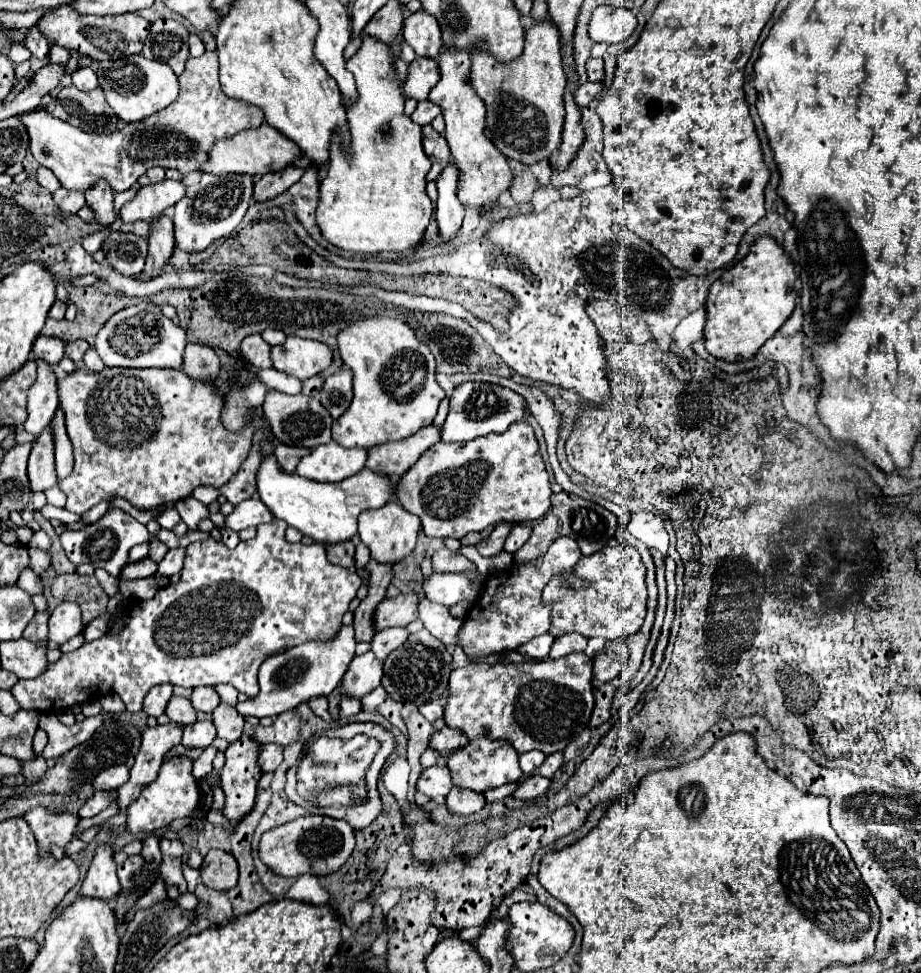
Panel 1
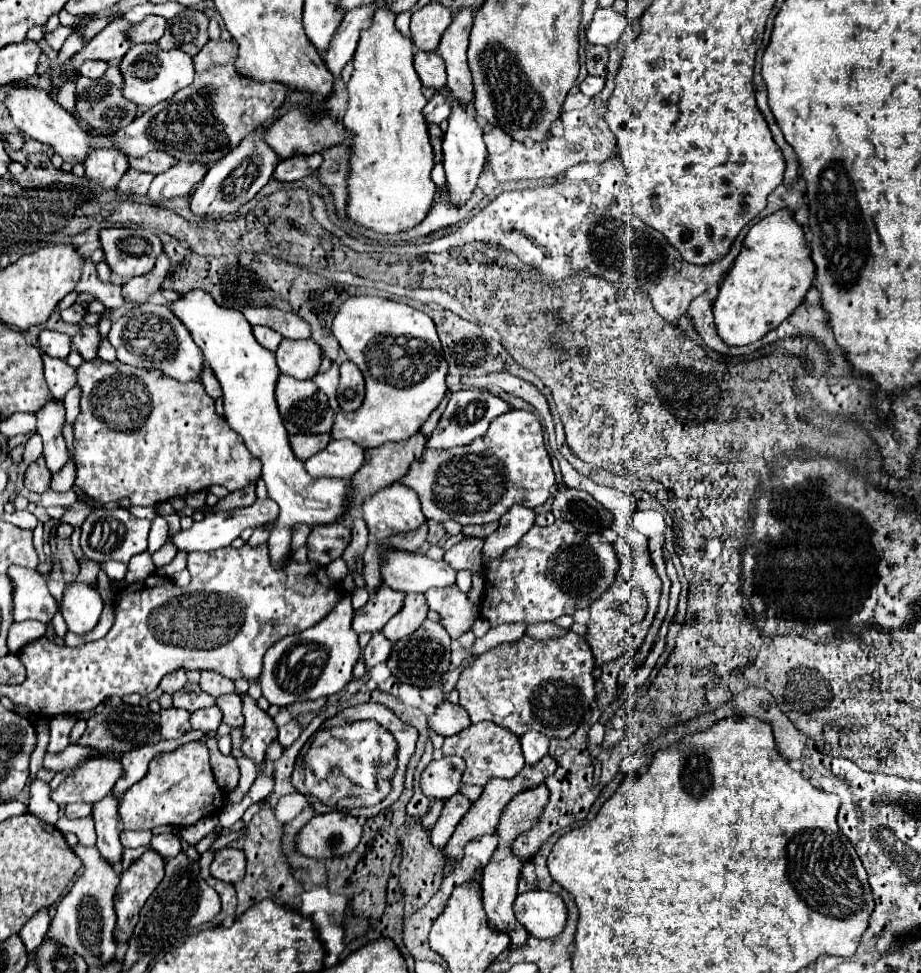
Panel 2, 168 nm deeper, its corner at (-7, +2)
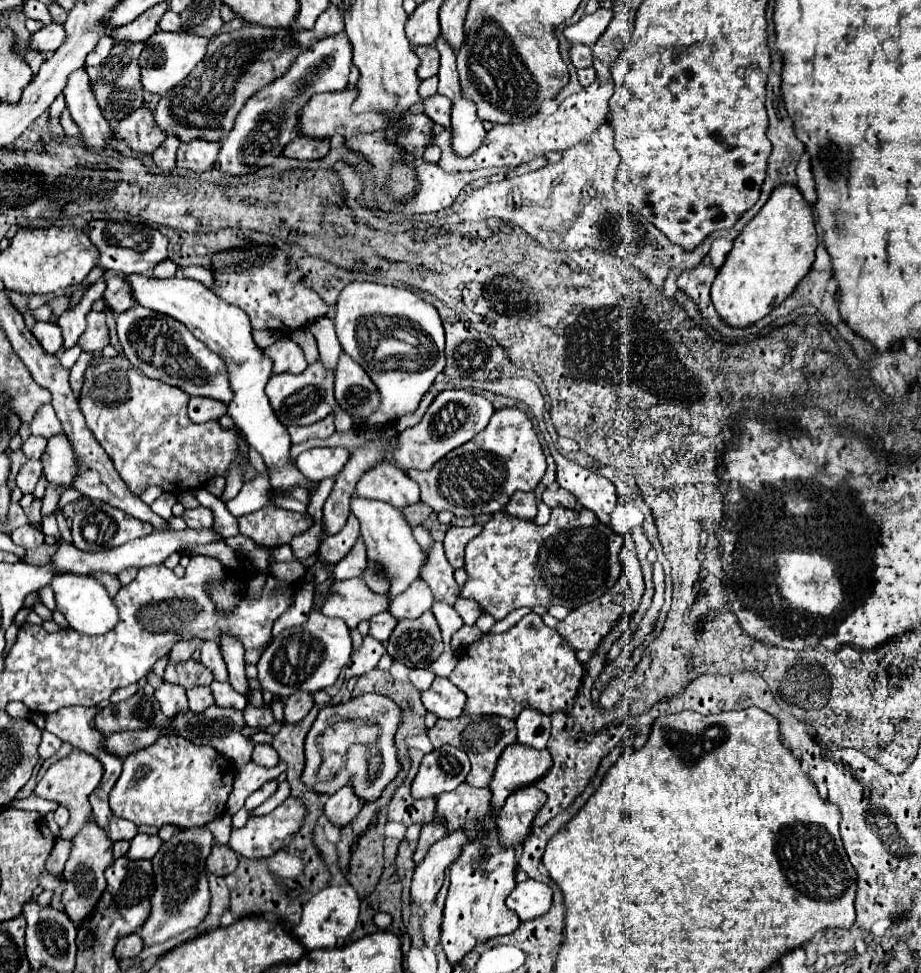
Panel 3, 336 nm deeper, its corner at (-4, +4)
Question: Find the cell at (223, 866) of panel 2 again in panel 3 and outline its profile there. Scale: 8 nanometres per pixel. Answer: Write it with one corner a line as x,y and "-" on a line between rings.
215,845
211,849
211,855
207,857
207,871
219,877
227,877
237,869
237,863
239,857
229,845

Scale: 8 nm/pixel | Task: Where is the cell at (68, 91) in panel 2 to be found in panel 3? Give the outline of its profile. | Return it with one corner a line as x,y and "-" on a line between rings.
85,67
69,75
63,95
67,101
67,109
71,113
71,119
81,129
85,149
89,151
109,149
113,139
113,127
101,115
101,109
89,87
89,77
85,73

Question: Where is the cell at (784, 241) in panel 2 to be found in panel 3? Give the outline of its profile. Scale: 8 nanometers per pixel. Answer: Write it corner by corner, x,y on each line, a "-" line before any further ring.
779,185
763,209
733,241
727,261
717,271
711,287
713,307
725,325
747,329
781,305
811,271
817,249
813,209
793,185

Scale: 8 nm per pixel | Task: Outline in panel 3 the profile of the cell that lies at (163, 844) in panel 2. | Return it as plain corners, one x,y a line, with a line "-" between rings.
139,833
131,841
131,849
129,849
127,857
129,859
153,859
161,843
163,841
161,841
159,835
143,835
143,833

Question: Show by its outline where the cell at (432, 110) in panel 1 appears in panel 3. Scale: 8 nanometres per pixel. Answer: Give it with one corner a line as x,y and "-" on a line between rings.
433,95
425,99
425,115
433,119
433,123
449,127
449,113
451,113
451,101
447,97

